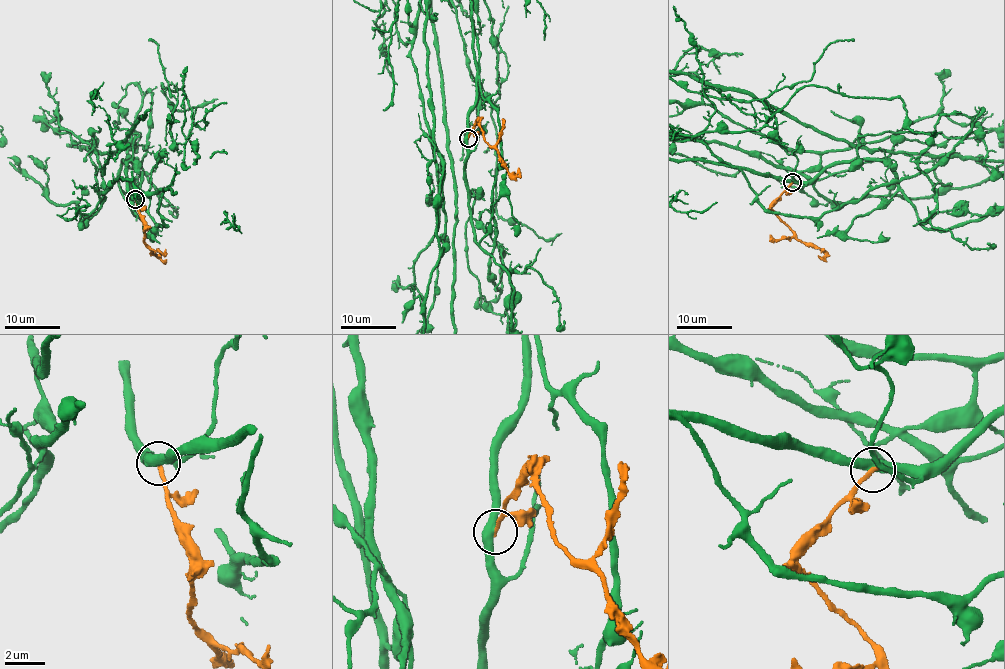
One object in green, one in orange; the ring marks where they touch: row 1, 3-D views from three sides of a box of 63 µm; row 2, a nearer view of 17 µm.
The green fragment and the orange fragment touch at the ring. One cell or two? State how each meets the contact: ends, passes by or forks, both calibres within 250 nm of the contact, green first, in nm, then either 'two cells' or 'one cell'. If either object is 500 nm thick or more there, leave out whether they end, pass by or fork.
green passes by; orange ends; calibres 480 and 200 nm; two cells

